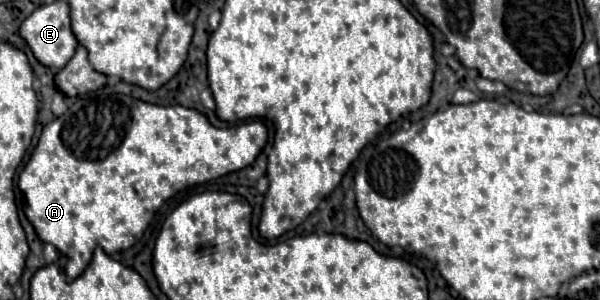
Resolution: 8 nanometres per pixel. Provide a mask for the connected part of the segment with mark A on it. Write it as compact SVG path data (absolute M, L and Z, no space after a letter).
M99 90L99 92L91 92L87 96L81 96L63 116L55 118L53 122L49 122L43 128L39 144L35 146L29 162L25 164L25 168L19 174L17 186L25 194L25 216L27 216L27 220L33 224L37 236L45 244L53 244L63 256L67 256L65 276L67 276L67 282L73 282L87 268L87 264L89 264L89 260L93 256L93 250L97 246L101 246L107 254L113 254L113 252L129 248L137 238L143 236L143 232L149 226L151 218L155 216L155 212L161 208L161 204L165 200L169 200L171 196L175 196L183 188L189 188L189 186L195 186L195 184L203 184L203 182L209 182L213 178L219 178L219 176L225 176L229 172L237 172L237 170L249 166L257 158L257 154L265 146L265 142L267 142L267 128L265 128L265 124L261 124L257 120L243 122L243 124L231 126L231 128L215 128L215 126L209 124L209 120L203 114L199 114L197 110L191 110L191 108L183 108L183 106L155 106L155 104L147 104L147 102L135 100L131 96L125 96L125 94L109 94L109 92L101 92Z

